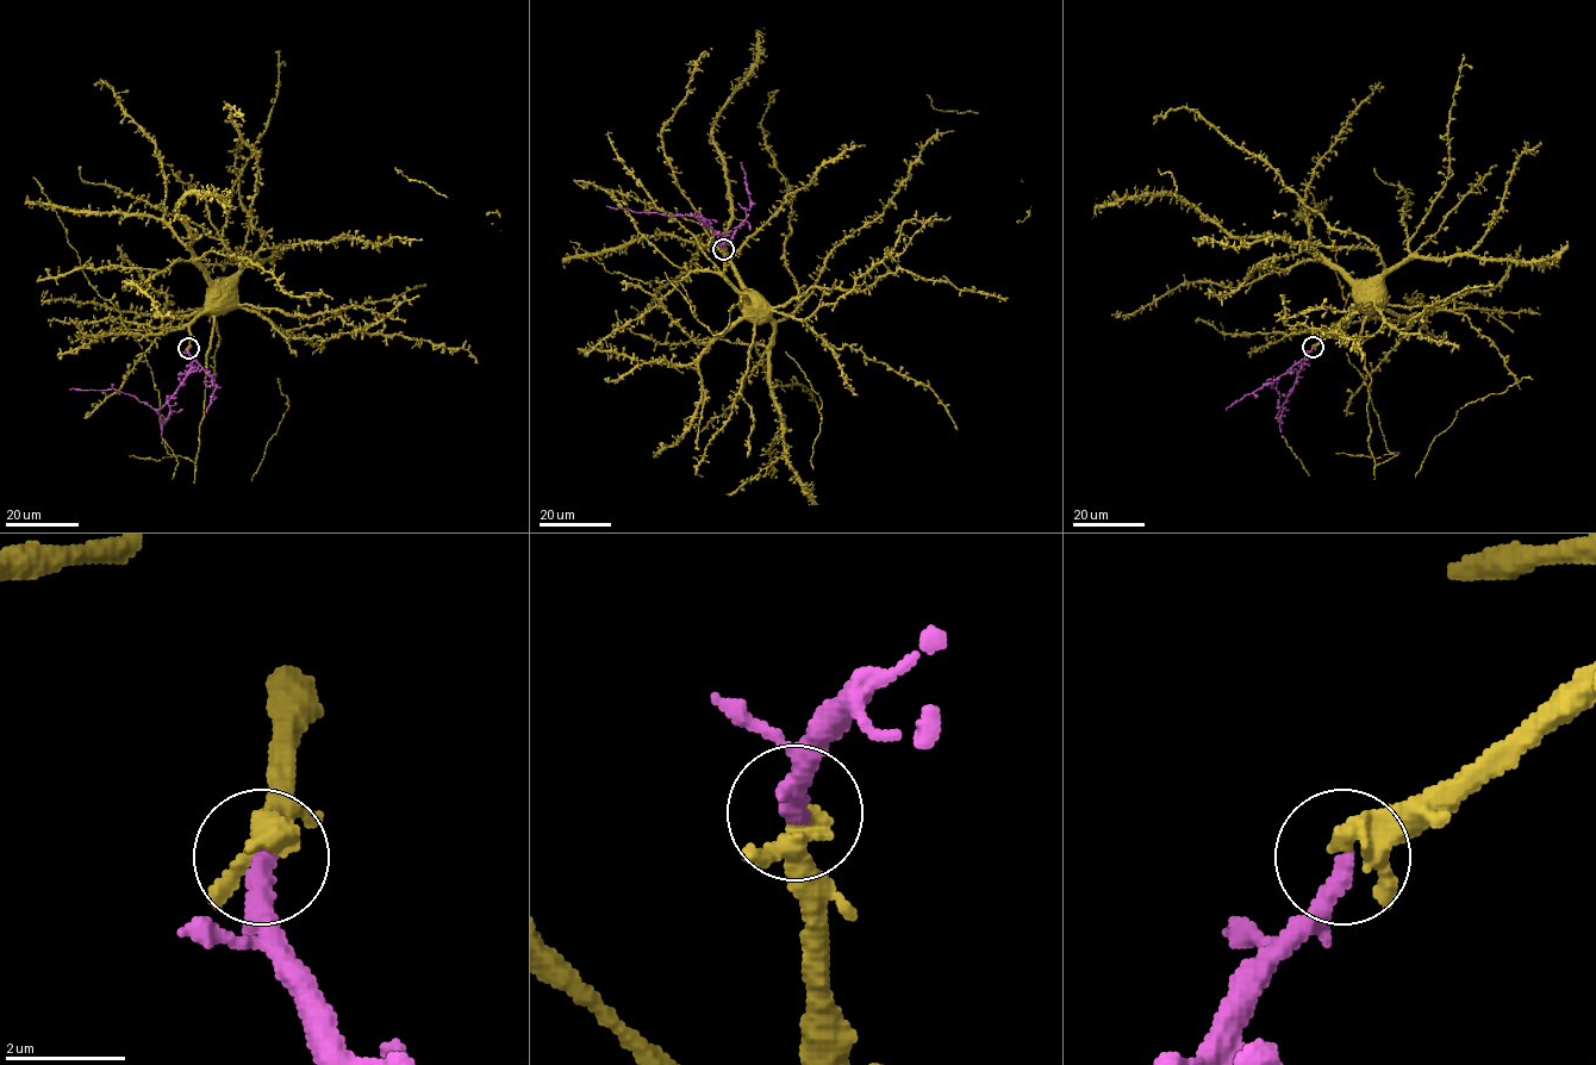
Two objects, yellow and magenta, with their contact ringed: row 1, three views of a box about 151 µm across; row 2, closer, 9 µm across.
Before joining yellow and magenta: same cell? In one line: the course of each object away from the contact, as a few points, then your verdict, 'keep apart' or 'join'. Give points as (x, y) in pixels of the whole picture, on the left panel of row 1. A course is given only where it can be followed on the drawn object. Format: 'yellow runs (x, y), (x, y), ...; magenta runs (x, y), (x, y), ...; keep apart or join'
yellow runs (188, 347), (189, 325), (229, 293); magenta runs (188, 348), (192, 367), (175, 393), (157, 410), (113, 388), (70, 388); join

